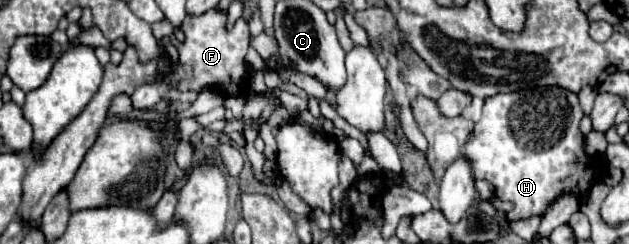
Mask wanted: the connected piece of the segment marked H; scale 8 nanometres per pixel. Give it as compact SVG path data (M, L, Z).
M557 86L495 94L485 98L483 116L475 124L475 130L471 132L463 148L463 158L471 164L473 178L487 180L489 184L493 184L497 198L513 204L513 210L507 212L509 220L545 214L547 206L561 194L585 196L589 192L591 178L595 178L595 168L599 160L585 156L585 138L579 132L581 118L583 110L579 108L577 94Z

